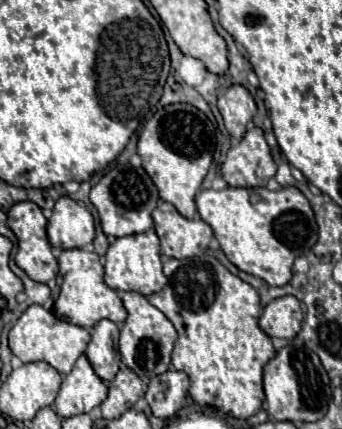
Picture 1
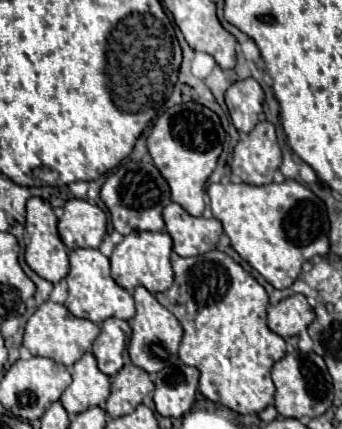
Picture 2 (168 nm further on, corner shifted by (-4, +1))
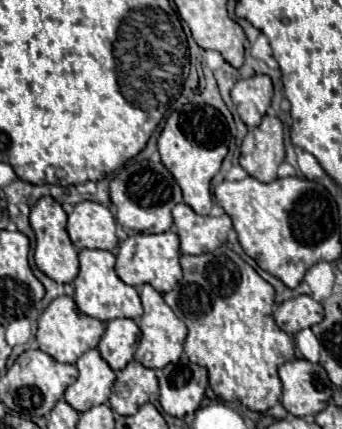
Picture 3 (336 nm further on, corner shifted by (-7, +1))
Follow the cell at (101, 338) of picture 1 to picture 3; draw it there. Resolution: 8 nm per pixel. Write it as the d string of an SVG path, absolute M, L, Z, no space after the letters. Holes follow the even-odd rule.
M111 319L107 321L107 331L101 337L97 349L111 369L119 371L133 359L139 339L141 331L133 319Z

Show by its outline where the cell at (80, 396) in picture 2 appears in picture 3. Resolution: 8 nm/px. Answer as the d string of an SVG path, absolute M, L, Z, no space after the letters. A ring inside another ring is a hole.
M89 349L77 361L79 377L77 381L65 391L65 401L79 413L107 403L111 395L111 385L115 381L113 369L107 361L99 355L97 349Z

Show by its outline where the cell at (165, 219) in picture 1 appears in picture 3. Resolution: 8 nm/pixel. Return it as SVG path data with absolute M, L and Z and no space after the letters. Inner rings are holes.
M179 203L173 209L173 221L181 239L181 251L189 255L211 253L227 241L231 229L231 217L203 217L197 215L189 205Z

